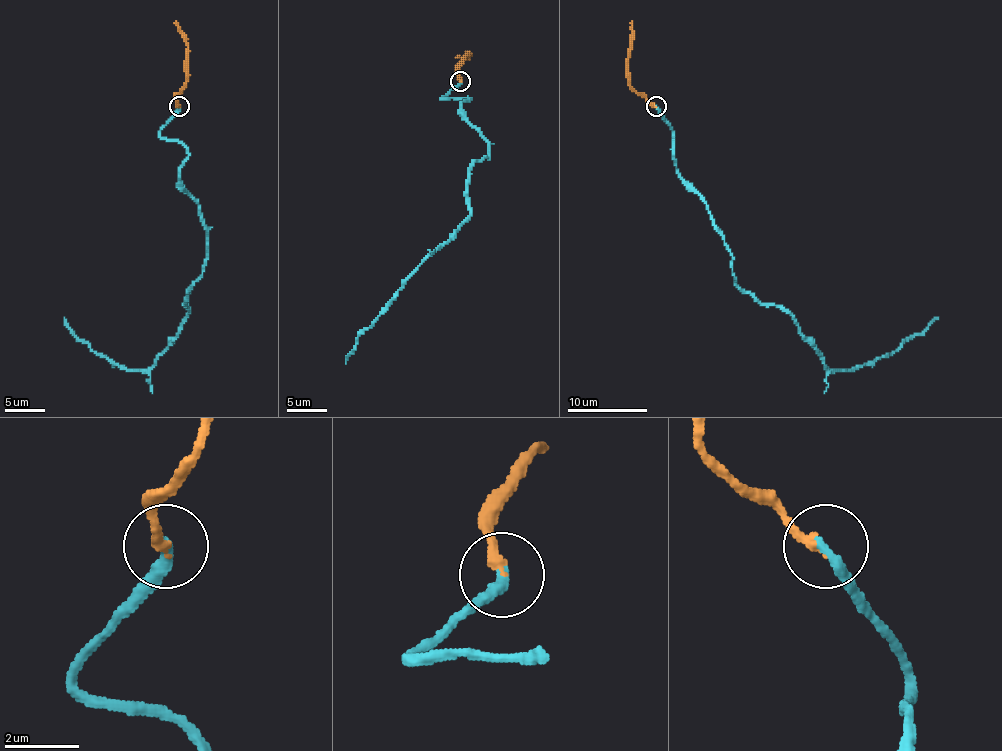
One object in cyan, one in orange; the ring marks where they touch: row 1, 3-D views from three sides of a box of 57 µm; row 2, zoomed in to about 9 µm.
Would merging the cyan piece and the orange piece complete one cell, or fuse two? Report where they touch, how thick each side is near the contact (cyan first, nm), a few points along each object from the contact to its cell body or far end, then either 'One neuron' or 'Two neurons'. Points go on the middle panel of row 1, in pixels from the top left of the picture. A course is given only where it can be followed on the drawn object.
Place: (460, 81). Thickness 340 nm (cyan) against 280 nm. Course of cyan: (460, 82), (442, 98), (470, 98), (462, 112), (488, 148), (470, 168), (470, 212), (346, 364). Course of orange: (460, 80), (458, 66), (470, 56), (458, 58). One neuron

